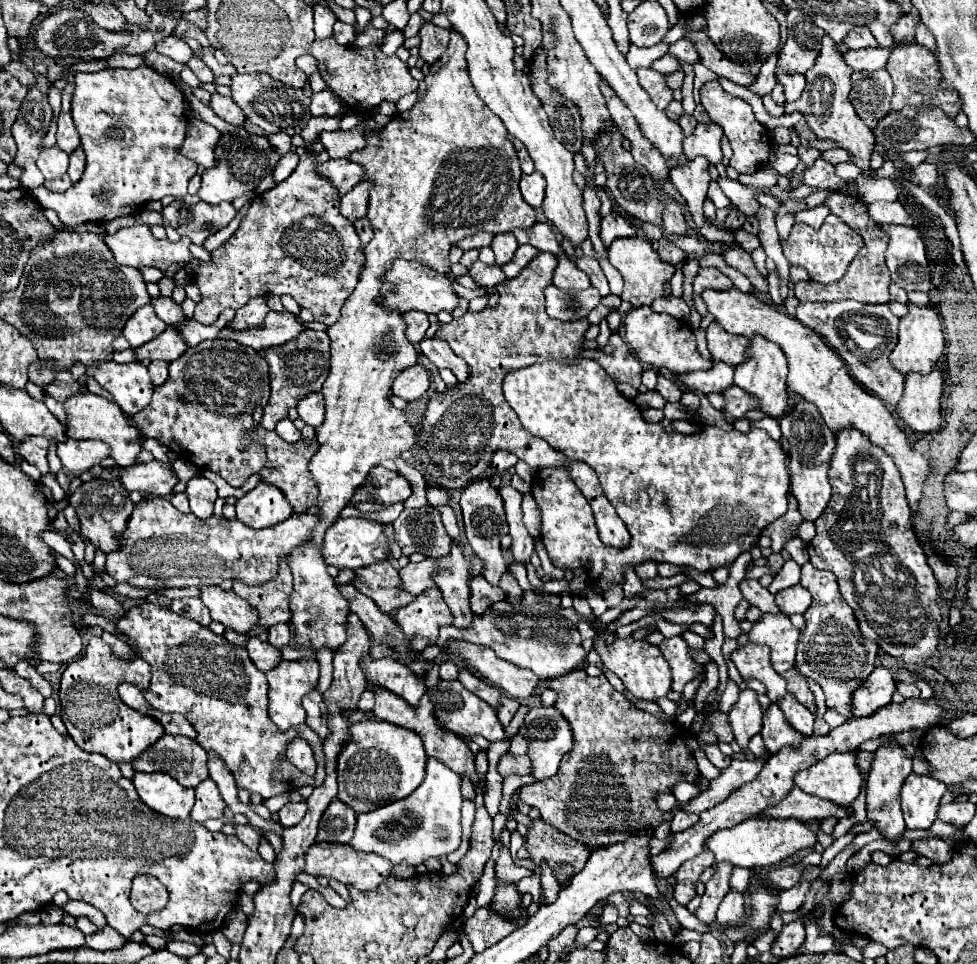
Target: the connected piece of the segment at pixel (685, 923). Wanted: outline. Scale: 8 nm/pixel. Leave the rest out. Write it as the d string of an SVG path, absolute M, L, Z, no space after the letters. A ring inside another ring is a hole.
M670 898L669 901L678 922L683 928L695 930L702 934L710 931L710 925L698 921L696 916L690 913L686 907L678 904L673 898Z

